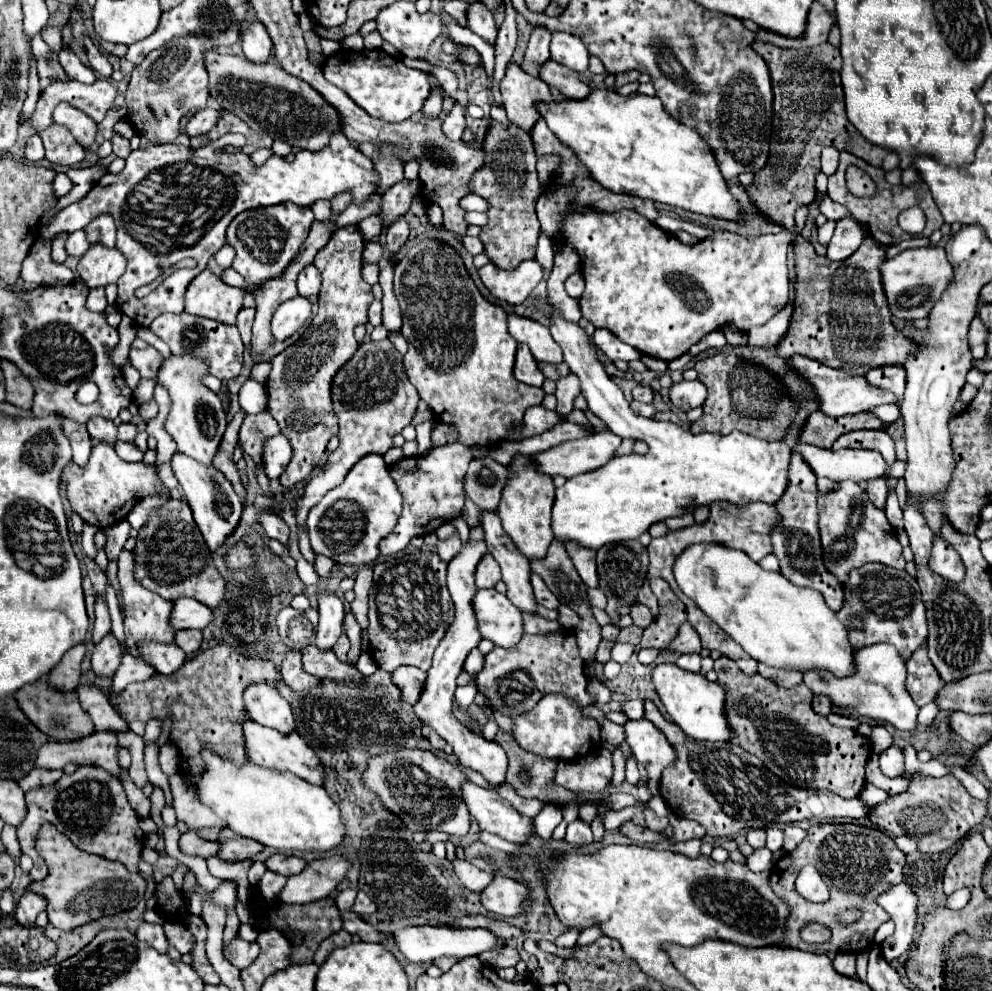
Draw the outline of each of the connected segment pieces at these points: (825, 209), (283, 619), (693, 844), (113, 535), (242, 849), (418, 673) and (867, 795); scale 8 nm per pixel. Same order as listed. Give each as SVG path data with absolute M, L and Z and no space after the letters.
M823 196L823 198L819 200L819 204L817 204L817 208L819 208L819 212L821 212L823 216L827 216L827 220L837 220L839 216L843 218L845 214L849 214L845 206L841 206L841 204L837 204L837 202L833 202L833 200L829 200L827 196Z
M291 606L283 608L283 610L277 614L277 630L279 630L281 638L285 638L285 642L289 642L289 622L291 622L293 618L297 618L297 616L303 616L303 612L299 612L299 610L291 608Z
M687 840L687 842L677 842L677 844L673 844L671 846L671 850L675 850L675 852L681 852L681 854L685 854L685 856L689 856L689 858L697 858L697 856L701 856L701 842L699 840Z
M121 520L109 528L103 528L103 534L107 536L107 542L105 542L105 554L109 558L109 566L107 566L107 574L109 574L109 580L115 588L115 592L119 590L117 586L117 556L125 544L125 540L129 538L129 532L131 532L131 524L129 520Z
M223 828L217 836L217 844L219 844L219 852L217 856L223 862L237 862L237 860L247 860L253 858L257 852L263 850L263 844L249 840L249 838L239 838L235 836L231 830Z
M401 666L395 672L391 672L391 680L399 688L401 698L409 704L415 704L425 682L425 672L415 666Z
M865 786L865 790L861 792L863 794L863 798L873 806L873 804L879 804L881 800L887 800L889 798L889 794L885 794L885 792L881 792L879 788L875 788L875 786Z

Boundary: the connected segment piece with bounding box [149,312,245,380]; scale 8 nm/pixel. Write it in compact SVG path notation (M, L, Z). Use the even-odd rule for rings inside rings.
M161 314L149 326L163 342L169 344L173 354L193 354L205 358L209 362L209 372L219 380L237 378L243 368L243 342L239 338L239 330L229 324L221 324L217 320L191 316L191 314Z

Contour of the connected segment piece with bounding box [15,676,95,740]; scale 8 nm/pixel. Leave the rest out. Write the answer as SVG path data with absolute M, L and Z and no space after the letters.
M47 676L39 678L35 684L27 684L25 688L21 688L15 694L19 706L23 708L23 712L29 716L29 720L33 724L37 724L37 728L45 734L49 734L53 740L77 740L77 738L85 738L89 734L95 732L95 726L89 718L89 714L81 708L77 692L55 692L49 690L47 686Z

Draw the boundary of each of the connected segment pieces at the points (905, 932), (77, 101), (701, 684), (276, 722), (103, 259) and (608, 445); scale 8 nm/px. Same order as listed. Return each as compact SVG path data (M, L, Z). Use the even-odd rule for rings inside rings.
M897 884L891 890L883 892L877 898L877 904L881 904L883 910L895 922L895 934L889 936L881 944L883 958L887 962L891 962L911 950L913 938L915 938L915 928L917 928L917 916L919 916L917 914L919 898L907 884Z
M77 80L55 82L55 84L47 86L47 88L41 92L39 102L37 102L37 108L35 108L35 112L33 112L31 116L25 116L25 114L21 112L19 124L21 124L21 126L31 126L31 128L35 128L37 132L49 128L49 126L53 124L53 110L55 110L55 106L57 106L59 102L67 102L67 104L71 104L73 108L83 110L83 112L85 112L87 116L91 116L95 122L101 122L101 120L105 118L107 110L115 104L115 96L117 96L117 88L115 88L115 84L113 84L111 80L95 80L93 84L83 84L83 82L77 82Z
M669 662L653 666L651 678L667 714L687 736L695 740L711 740L711 742L717 740L727 742L731 738L731 730L723 716L725 692L717 682L709 682L705 676L685 672L683 668L677 668L677 664L669 664Z
M251 684L243 692L245 708L253 720L257 720L263 726L275 728L279 732L291 732L295 728L295 720L291 714L289 702L277 692L271 684Z
M93 244L81 256L77 270L89 288L97 288L117 282L119 276L125 272L125 266L127 260L125 256L121 256L121 252L117 252L117 248L105 248L103 244Z
M603 430L587 438L563 442L555 448L549 448L547 452L535 454L535 458L541 472L549 476L561 474L565 478L571 478L607 464L615 456L619 444L621 444L621 436Z

